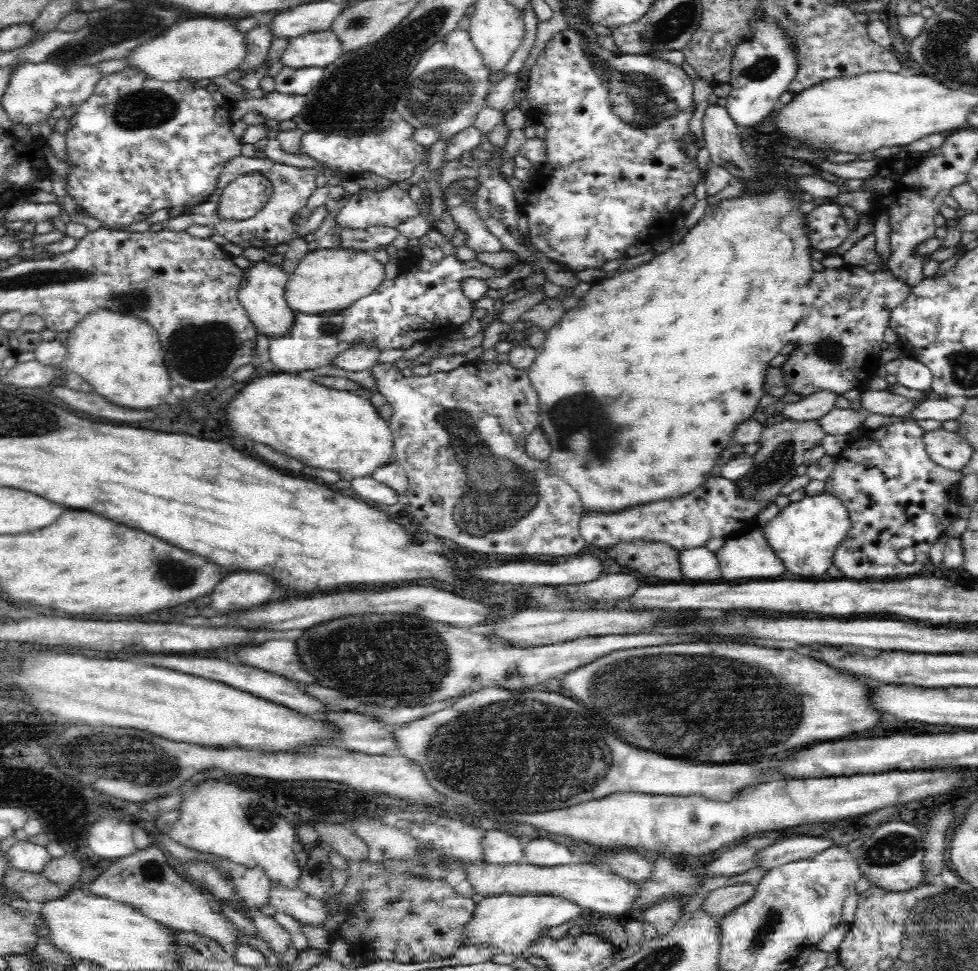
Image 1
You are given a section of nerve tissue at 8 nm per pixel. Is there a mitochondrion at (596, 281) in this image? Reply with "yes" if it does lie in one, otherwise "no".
no

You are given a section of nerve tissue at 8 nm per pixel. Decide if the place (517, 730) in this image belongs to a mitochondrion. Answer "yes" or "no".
yes

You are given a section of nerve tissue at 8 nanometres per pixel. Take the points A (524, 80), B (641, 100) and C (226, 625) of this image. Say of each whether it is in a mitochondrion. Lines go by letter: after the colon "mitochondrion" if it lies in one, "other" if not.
A: other
B: mitochondrion
C: other

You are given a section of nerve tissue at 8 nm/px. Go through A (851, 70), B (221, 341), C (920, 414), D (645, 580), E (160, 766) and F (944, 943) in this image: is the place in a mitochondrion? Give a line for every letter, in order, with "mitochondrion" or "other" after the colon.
A: other
B: mitochondrion
C: other
D: other
E: mitochondrion
F: mitochondrion

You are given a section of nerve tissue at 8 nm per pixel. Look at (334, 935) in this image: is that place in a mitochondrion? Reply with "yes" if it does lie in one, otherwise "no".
no

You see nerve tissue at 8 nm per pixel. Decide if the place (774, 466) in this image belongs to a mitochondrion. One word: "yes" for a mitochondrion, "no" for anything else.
yes

